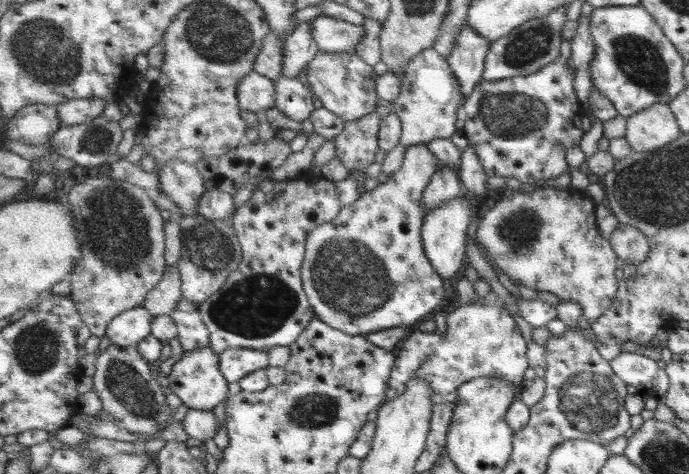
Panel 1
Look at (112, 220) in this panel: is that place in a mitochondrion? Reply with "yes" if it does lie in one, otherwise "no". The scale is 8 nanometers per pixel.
yes

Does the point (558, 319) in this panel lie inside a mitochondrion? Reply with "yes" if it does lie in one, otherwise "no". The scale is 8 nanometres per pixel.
no

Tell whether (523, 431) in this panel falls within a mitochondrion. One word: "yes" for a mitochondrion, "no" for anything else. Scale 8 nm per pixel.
no

